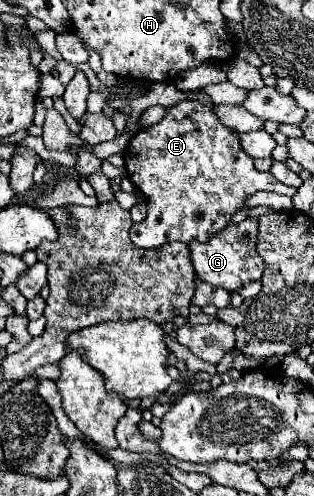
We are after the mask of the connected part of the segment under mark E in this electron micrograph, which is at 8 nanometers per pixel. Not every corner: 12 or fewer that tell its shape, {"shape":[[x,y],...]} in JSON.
{"shape":[[179,102],[123,156],[147,200],[139,248],[207,242],[257,171],[215,108]]}

